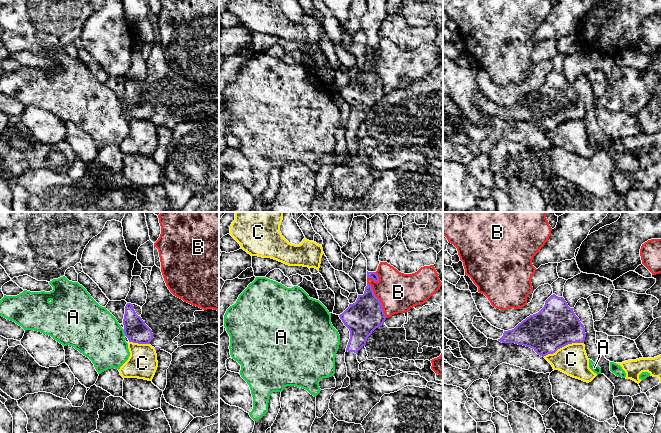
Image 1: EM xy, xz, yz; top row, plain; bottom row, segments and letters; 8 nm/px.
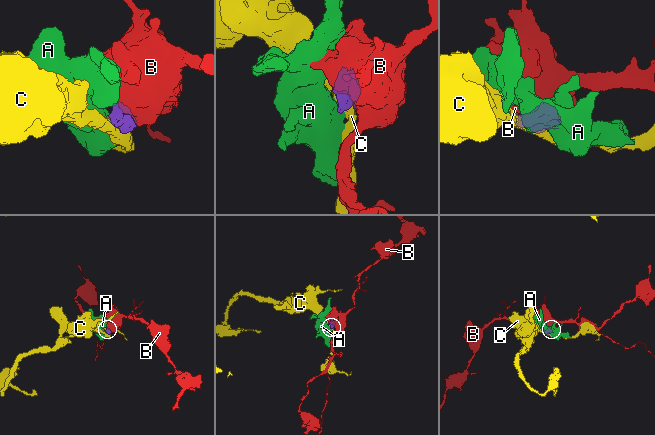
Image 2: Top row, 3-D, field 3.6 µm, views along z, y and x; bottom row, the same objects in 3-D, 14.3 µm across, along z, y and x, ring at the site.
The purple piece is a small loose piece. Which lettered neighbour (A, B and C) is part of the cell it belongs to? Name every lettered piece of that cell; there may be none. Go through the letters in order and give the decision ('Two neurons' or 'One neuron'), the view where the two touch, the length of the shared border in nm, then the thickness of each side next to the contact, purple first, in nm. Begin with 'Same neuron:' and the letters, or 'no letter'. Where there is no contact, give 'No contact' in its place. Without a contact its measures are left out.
Same neuron: no letter
A: Two neurons. Touches purple in xy. Shared border 60 nm. Thickness 190 nm (purple) against 400 nm
B: Two neurons. Touches purple in xz. Shared border 320 nm. Thickness 280 nm (purple) against 320 nm
C: Two neurons. Touches purple in yz. Shared border 340 nm. Thickness 360 nm (purple) against 240 nm

